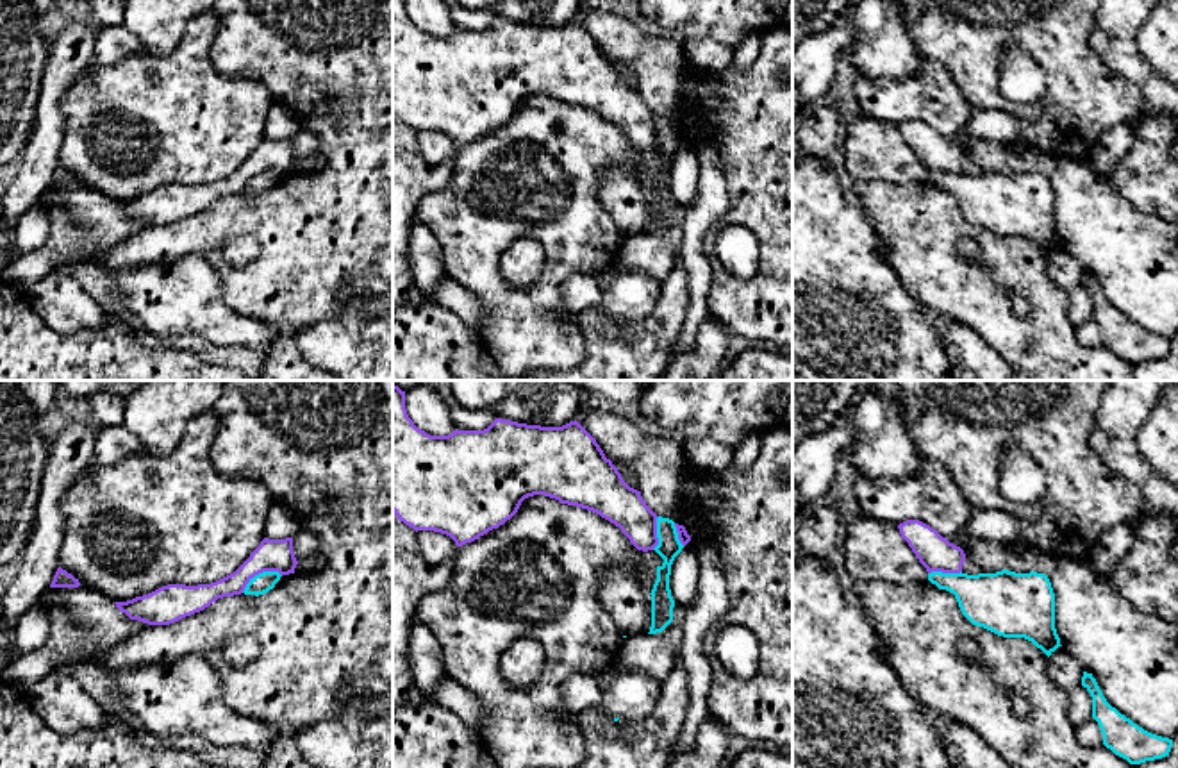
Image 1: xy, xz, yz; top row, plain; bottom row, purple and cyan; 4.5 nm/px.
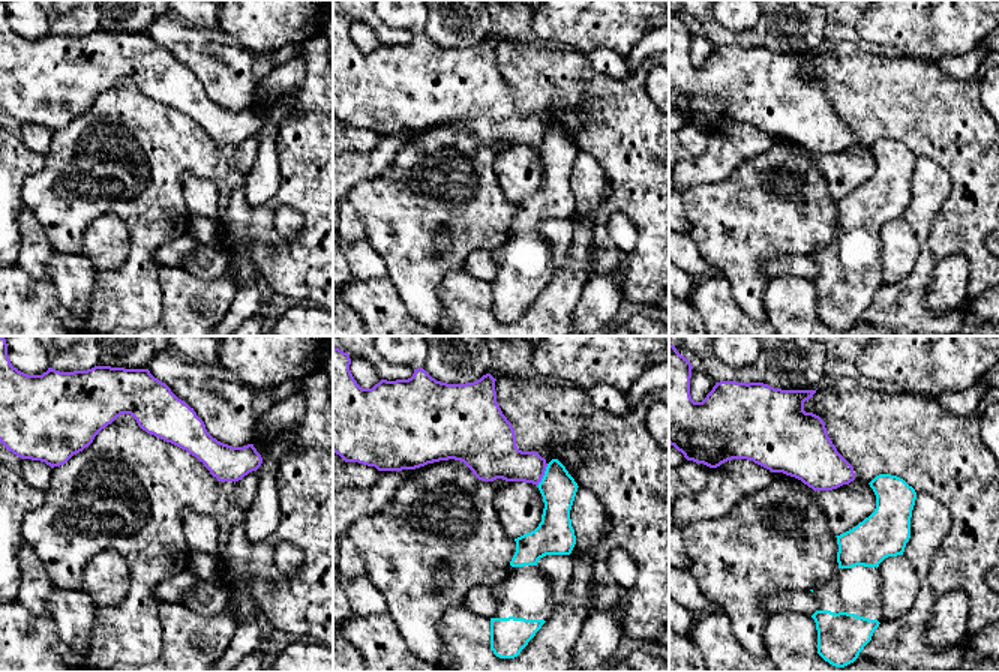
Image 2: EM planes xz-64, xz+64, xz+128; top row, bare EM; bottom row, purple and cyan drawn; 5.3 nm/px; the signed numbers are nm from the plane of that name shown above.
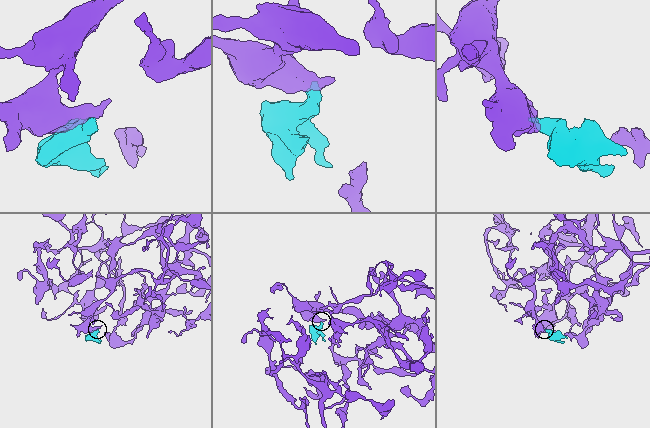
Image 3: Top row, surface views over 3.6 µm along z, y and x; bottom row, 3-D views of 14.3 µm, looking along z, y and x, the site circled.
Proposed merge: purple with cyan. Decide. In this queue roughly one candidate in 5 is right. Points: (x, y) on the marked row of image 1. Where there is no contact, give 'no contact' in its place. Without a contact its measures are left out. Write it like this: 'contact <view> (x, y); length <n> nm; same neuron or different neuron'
contact xy (259, 572); length 200 nm; different neuron

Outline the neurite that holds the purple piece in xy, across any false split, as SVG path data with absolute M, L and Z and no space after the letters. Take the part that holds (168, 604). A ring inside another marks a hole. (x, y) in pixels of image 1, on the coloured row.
M293 538L268 539L230 575L198 586L168 584L148 595L127 602L114 602L130 620L148 625L170 625L203 611L223 597L241 595L246 584L262 572L294 573L298 561L293 552Z

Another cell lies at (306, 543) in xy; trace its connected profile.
M300 530L293 536L293 552L298 563L319 552L319 547L321 547L321 538L309 530Z

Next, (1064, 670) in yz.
M1058 647L1048 657L1048 675L1058 688L1069 693L1082 684L1083 670L1064 647Z

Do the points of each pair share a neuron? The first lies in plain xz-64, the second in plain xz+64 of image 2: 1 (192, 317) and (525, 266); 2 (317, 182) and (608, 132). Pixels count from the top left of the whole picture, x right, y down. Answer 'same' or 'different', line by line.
1: different
2: same

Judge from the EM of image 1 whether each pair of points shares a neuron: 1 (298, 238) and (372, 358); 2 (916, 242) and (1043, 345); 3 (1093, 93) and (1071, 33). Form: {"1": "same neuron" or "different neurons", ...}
{"1": "different neurons", "2": "same neuron", "3": "same neuron"}

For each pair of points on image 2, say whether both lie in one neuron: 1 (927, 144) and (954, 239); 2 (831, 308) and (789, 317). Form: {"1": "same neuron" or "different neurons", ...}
{"1": "same neuron", "2": "different neurons"}

